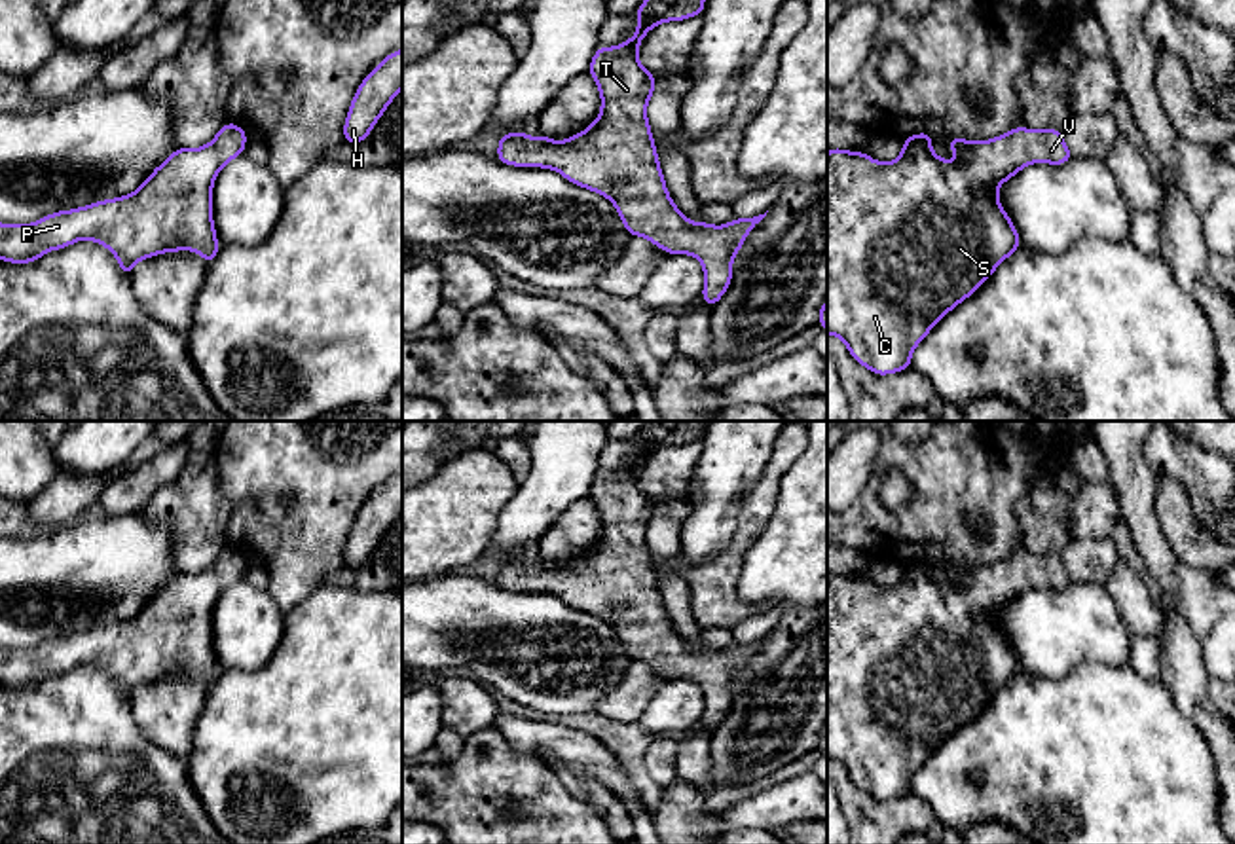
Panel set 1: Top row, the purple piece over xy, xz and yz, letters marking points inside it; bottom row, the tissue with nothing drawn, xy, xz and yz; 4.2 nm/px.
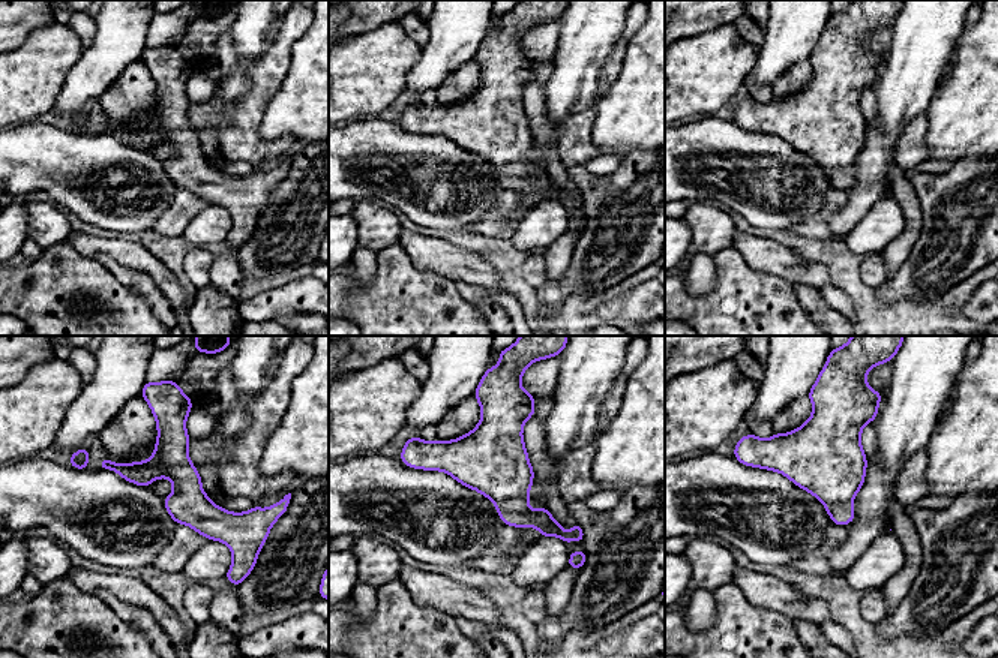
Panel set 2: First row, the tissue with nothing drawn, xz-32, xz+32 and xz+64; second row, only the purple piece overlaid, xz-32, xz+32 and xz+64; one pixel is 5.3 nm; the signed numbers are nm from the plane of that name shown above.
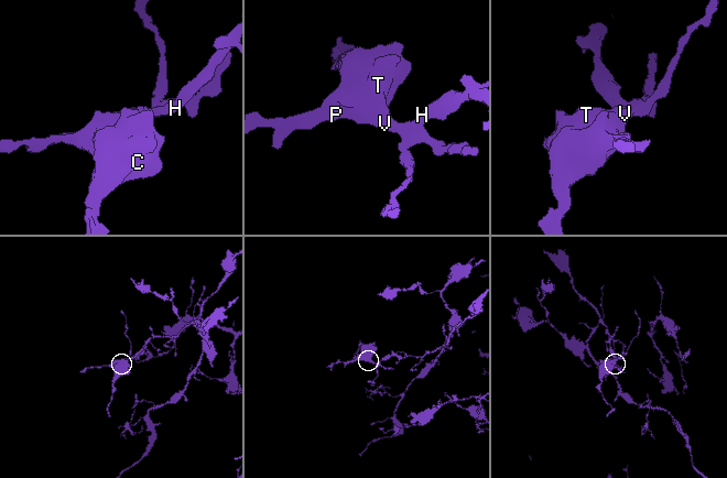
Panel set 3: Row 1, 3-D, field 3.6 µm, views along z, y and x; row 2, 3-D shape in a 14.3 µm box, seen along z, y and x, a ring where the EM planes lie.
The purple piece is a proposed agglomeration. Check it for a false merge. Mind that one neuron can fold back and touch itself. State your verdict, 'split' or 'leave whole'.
leave whole

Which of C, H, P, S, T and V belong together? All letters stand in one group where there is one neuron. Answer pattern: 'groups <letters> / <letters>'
groups C H P S T V

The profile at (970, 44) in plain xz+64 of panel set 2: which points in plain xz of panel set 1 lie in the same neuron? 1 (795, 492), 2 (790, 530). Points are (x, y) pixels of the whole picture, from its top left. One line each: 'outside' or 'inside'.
1: inside
2: inside

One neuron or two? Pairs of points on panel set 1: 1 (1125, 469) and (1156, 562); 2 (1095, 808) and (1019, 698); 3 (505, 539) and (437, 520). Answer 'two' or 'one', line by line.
1: one
2: one
3: two

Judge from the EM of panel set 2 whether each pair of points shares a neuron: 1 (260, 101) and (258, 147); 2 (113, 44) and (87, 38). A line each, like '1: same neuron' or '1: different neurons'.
1: same neuron
2: different neurons

